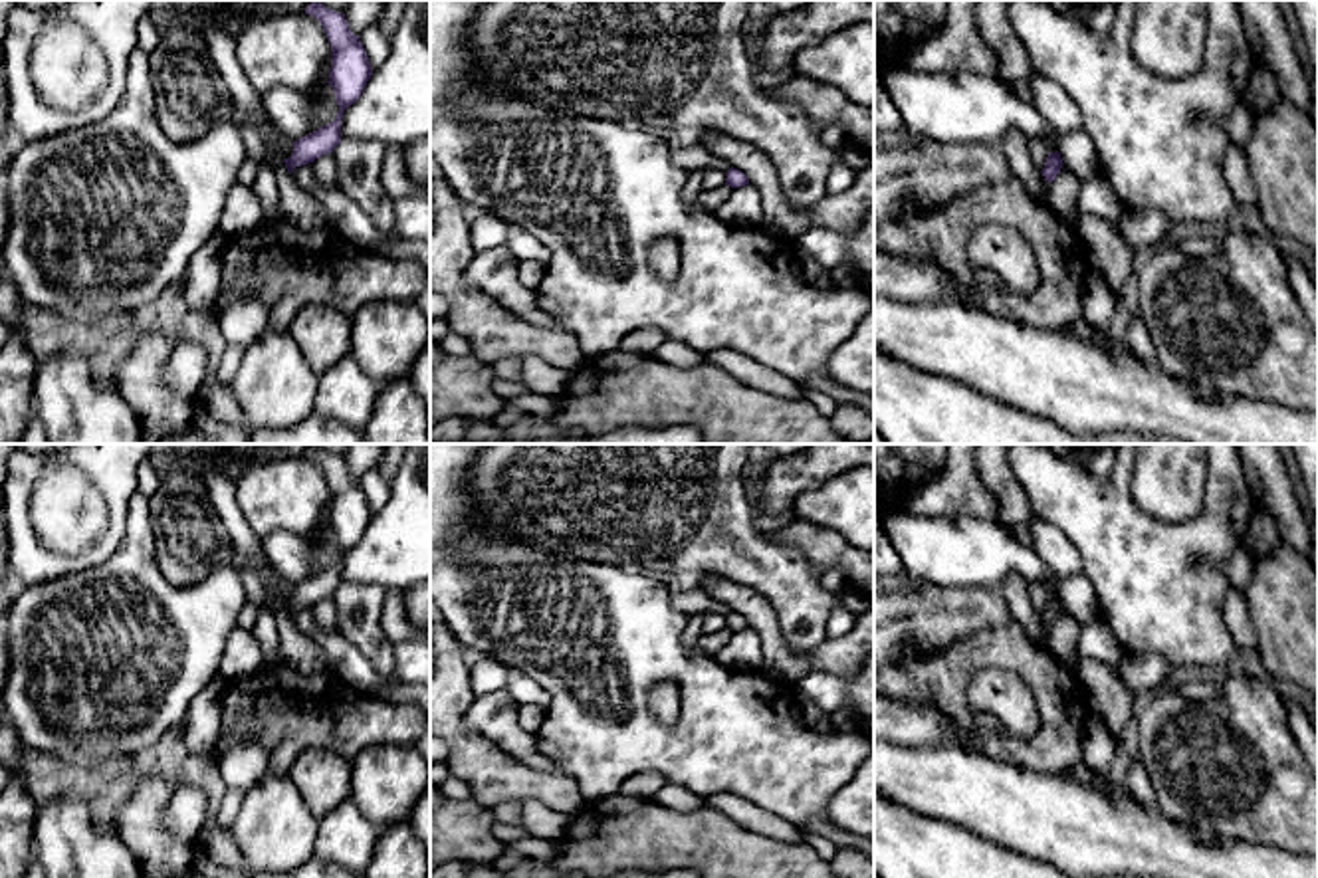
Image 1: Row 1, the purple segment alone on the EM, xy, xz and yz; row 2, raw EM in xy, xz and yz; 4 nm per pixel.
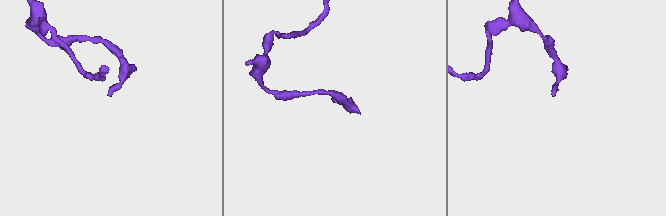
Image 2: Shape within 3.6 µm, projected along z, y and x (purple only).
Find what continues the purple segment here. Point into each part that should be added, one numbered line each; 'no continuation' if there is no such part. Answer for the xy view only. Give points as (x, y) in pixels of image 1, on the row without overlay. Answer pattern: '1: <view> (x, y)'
no continuation

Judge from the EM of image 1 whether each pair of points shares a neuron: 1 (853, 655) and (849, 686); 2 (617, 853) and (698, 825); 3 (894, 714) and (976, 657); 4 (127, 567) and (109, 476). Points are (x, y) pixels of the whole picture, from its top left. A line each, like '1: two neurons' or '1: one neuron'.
1: two neurons
2: one neuron
3: two neurons
4: two neurons

